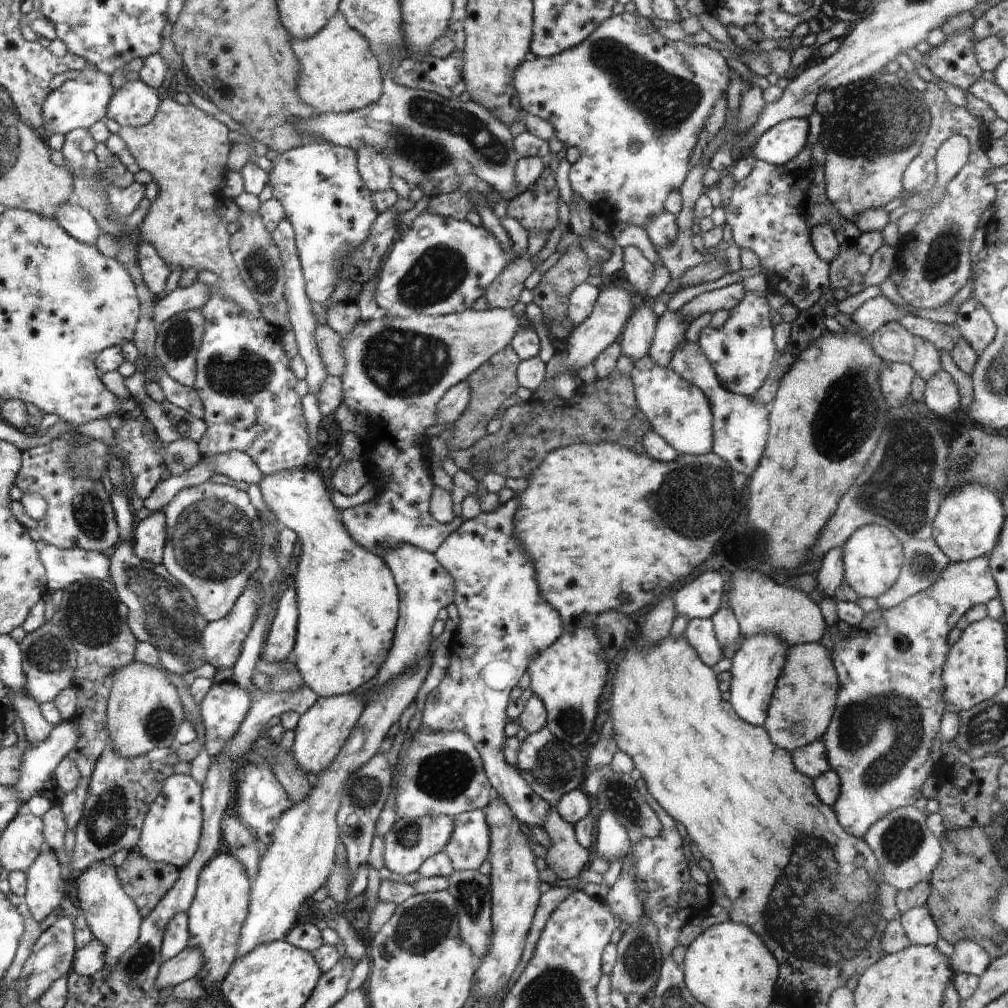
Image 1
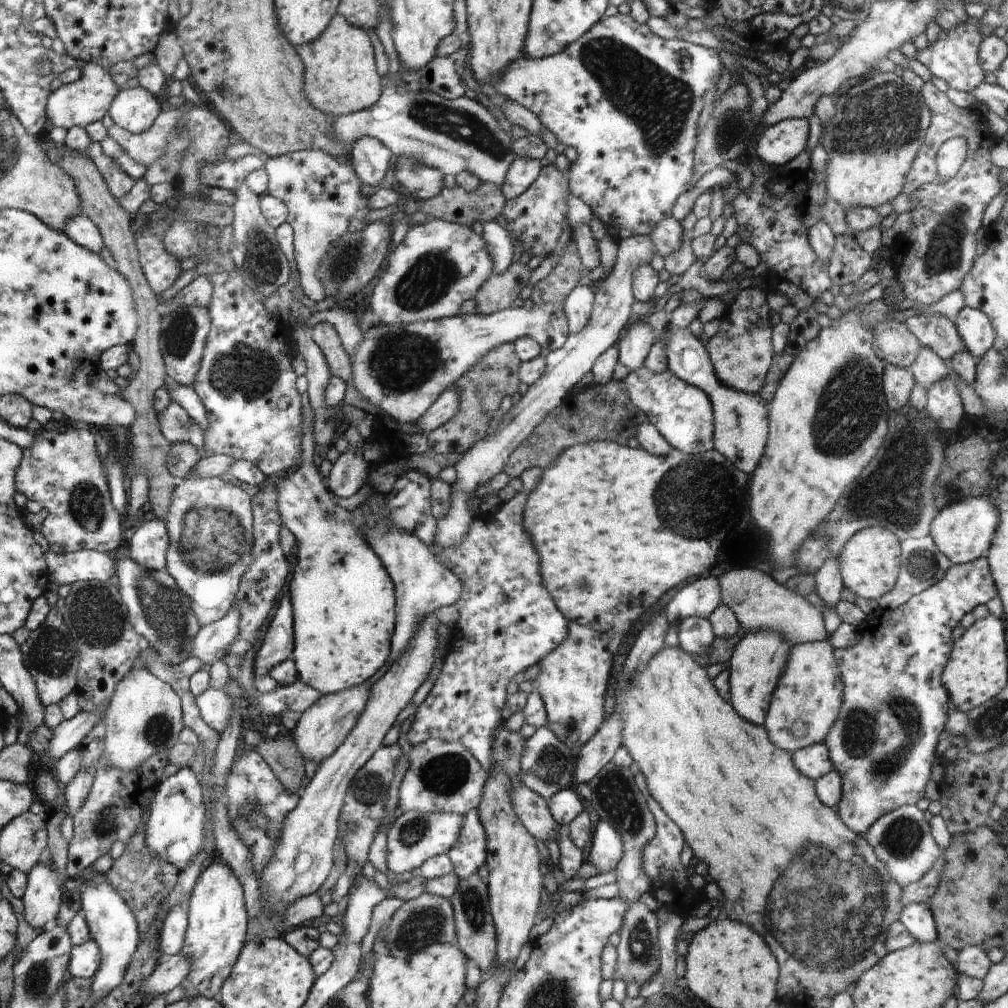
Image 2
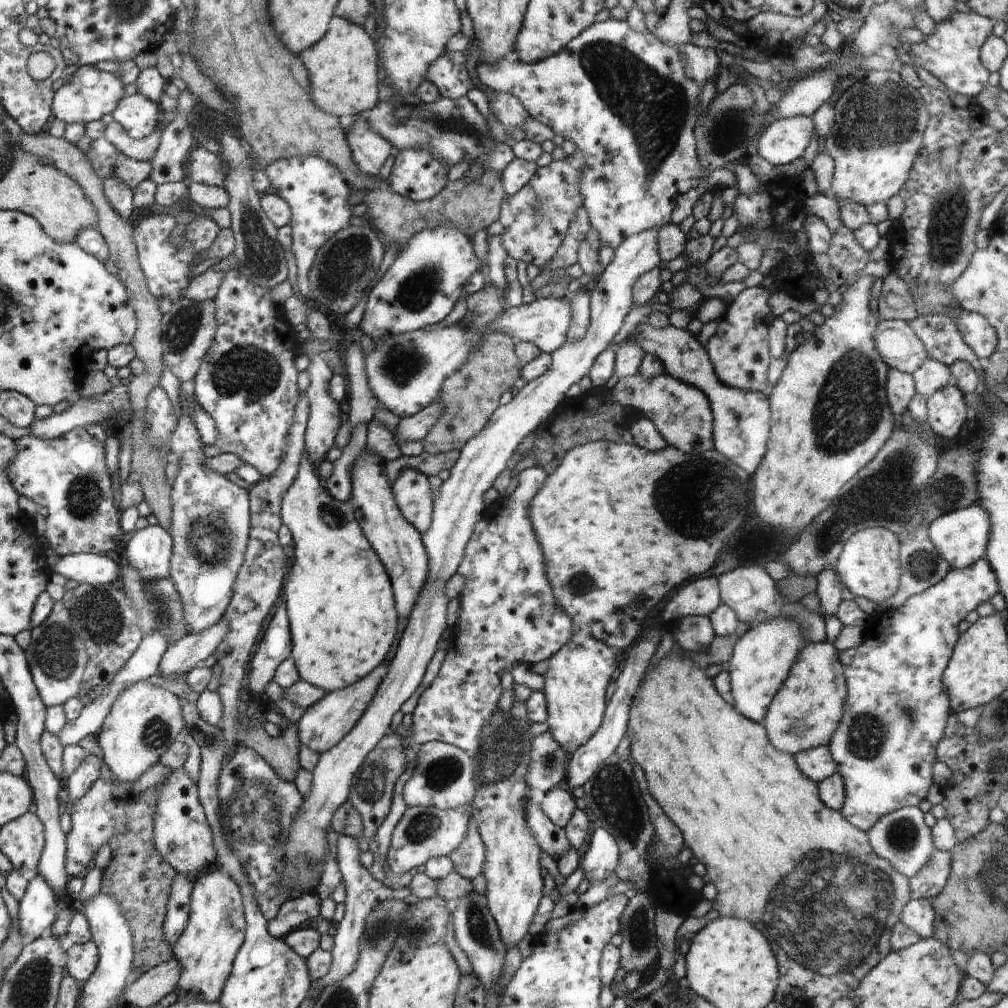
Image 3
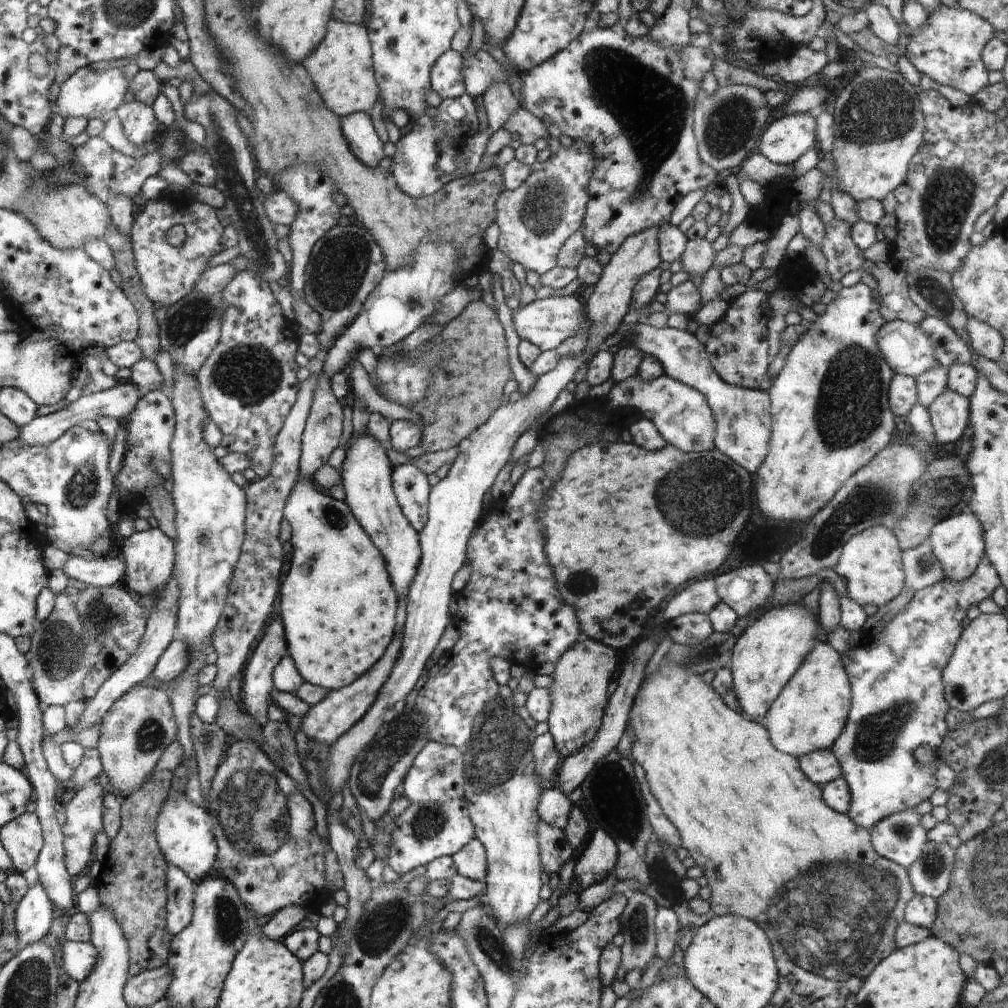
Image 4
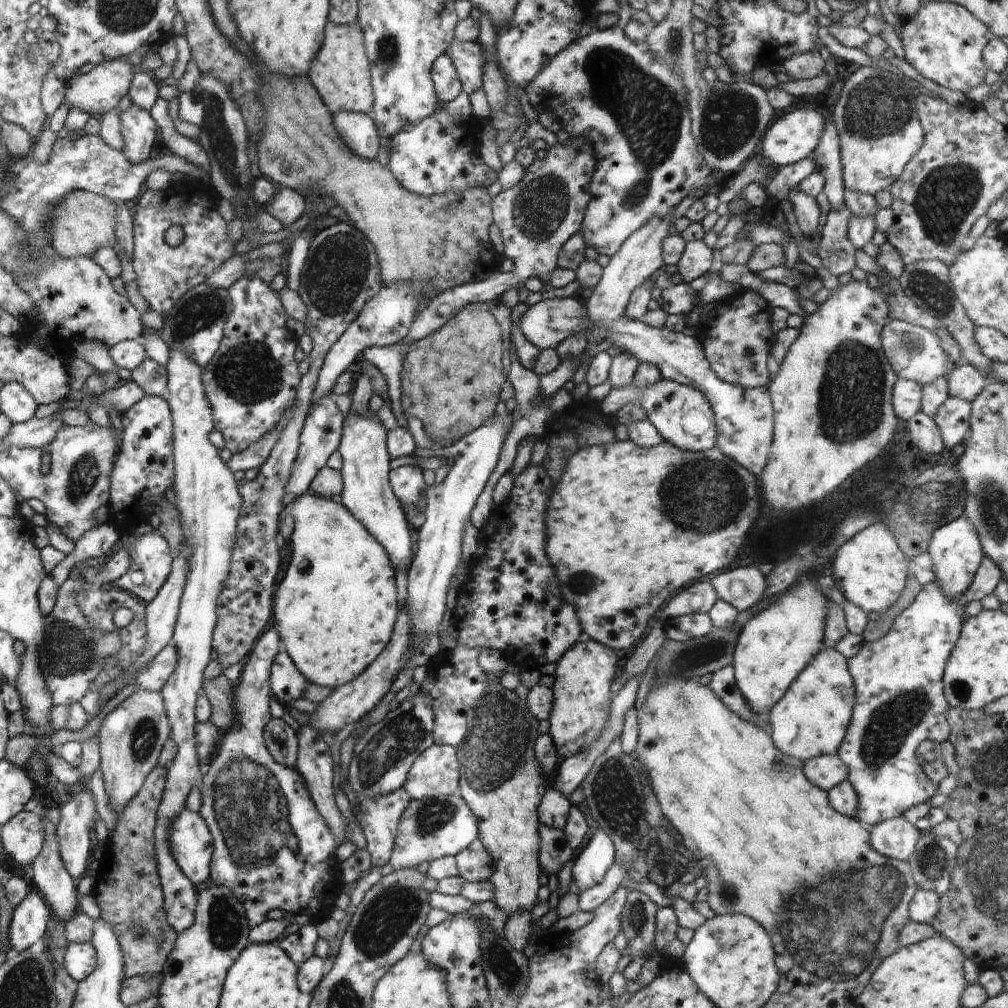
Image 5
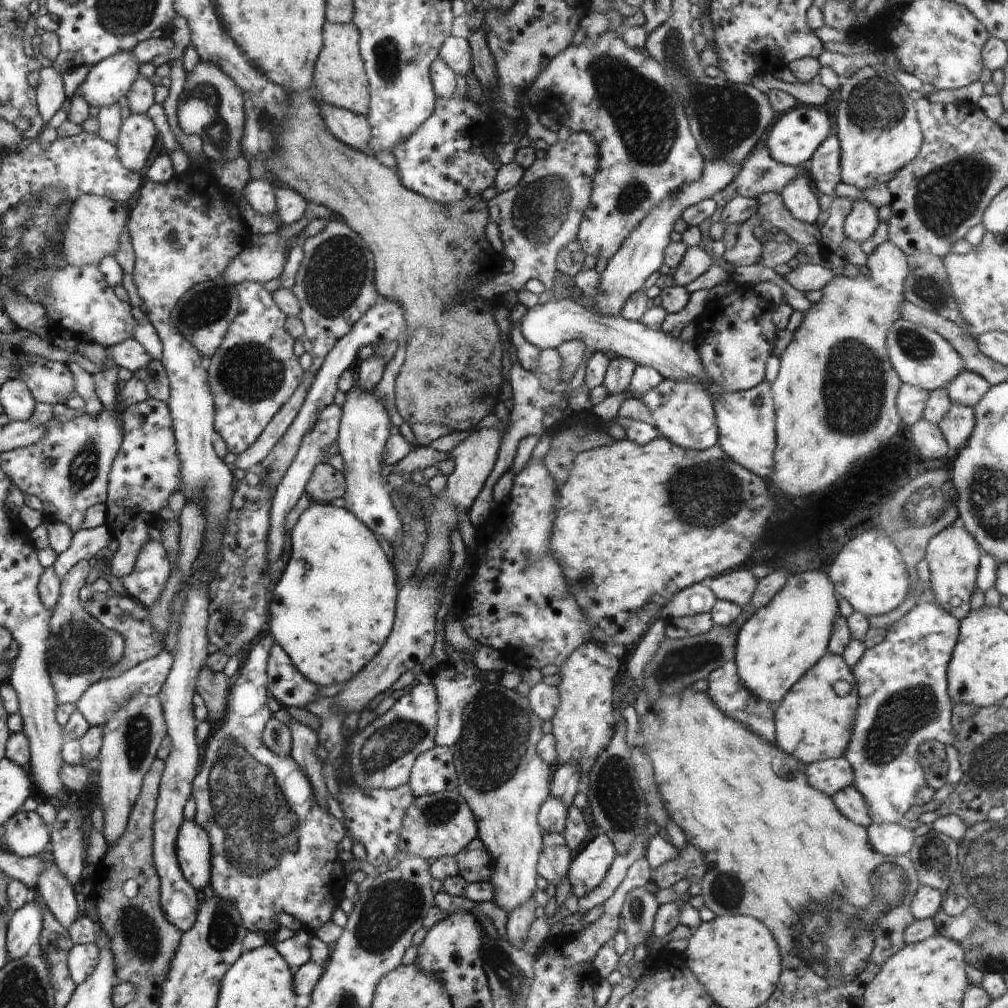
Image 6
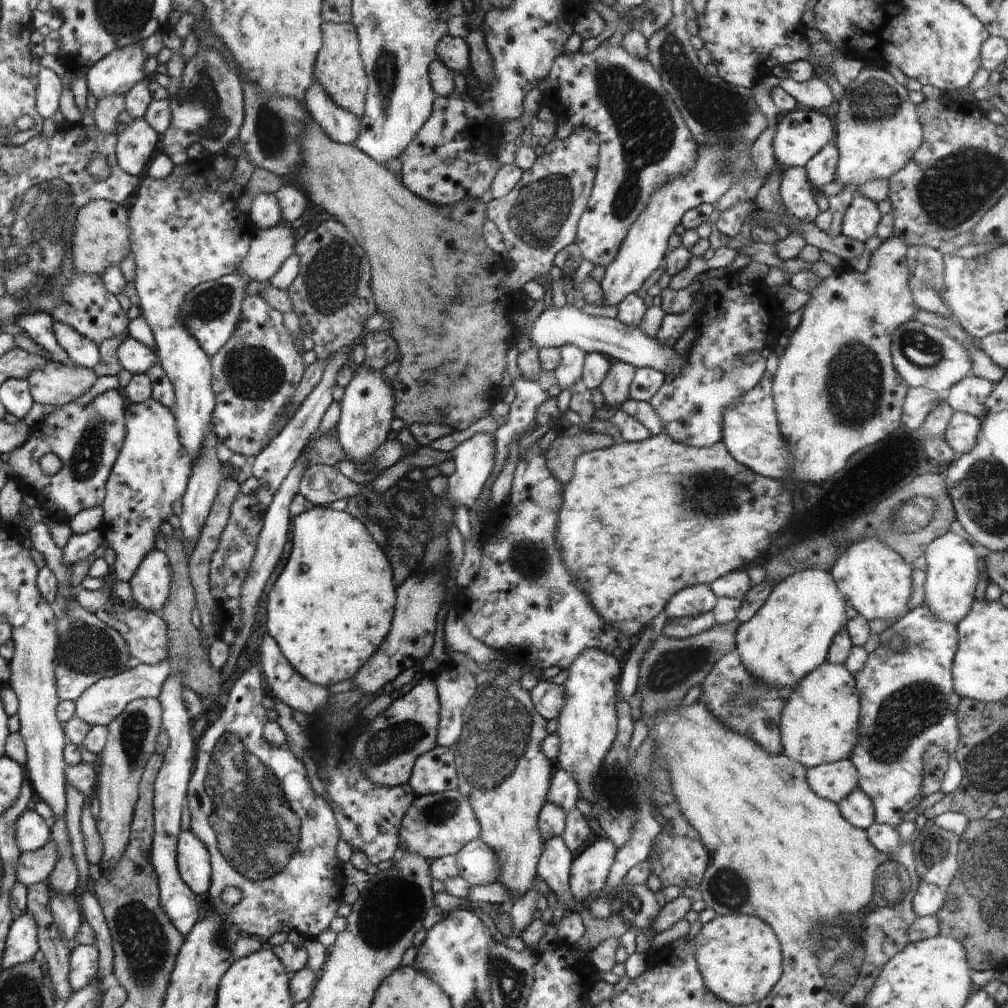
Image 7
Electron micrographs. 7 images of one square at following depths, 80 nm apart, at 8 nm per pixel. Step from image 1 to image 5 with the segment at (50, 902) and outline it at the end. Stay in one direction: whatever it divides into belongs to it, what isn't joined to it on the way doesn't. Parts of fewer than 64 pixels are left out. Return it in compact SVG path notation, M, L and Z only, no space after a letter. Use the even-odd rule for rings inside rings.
M31 890L28 896L14 909L10 930L8 930L10 952L24 952L28 950L34 942L40 940L40 938L46 934L48 918L50 918L48 906L46 906L44 900L40 898L40 893L34 894Z

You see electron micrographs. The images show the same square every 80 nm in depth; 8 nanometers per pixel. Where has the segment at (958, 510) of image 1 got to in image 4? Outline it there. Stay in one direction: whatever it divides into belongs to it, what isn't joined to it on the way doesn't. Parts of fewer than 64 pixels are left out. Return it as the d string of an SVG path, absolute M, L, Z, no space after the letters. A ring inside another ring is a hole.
M969 510L954 516L941 514L939 521L931 528L928 543L938 562L941 562L944 578L962 582L974 574L981 556L985 554L983 534L980 521Z

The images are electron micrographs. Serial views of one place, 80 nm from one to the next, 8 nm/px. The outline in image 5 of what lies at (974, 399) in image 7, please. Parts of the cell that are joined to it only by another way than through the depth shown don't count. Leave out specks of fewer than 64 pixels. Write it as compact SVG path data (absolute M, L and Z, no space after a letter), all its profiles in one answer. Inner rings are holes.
M967 362L956 363L947 376L949 396L972 402L987 385L988 378Z

